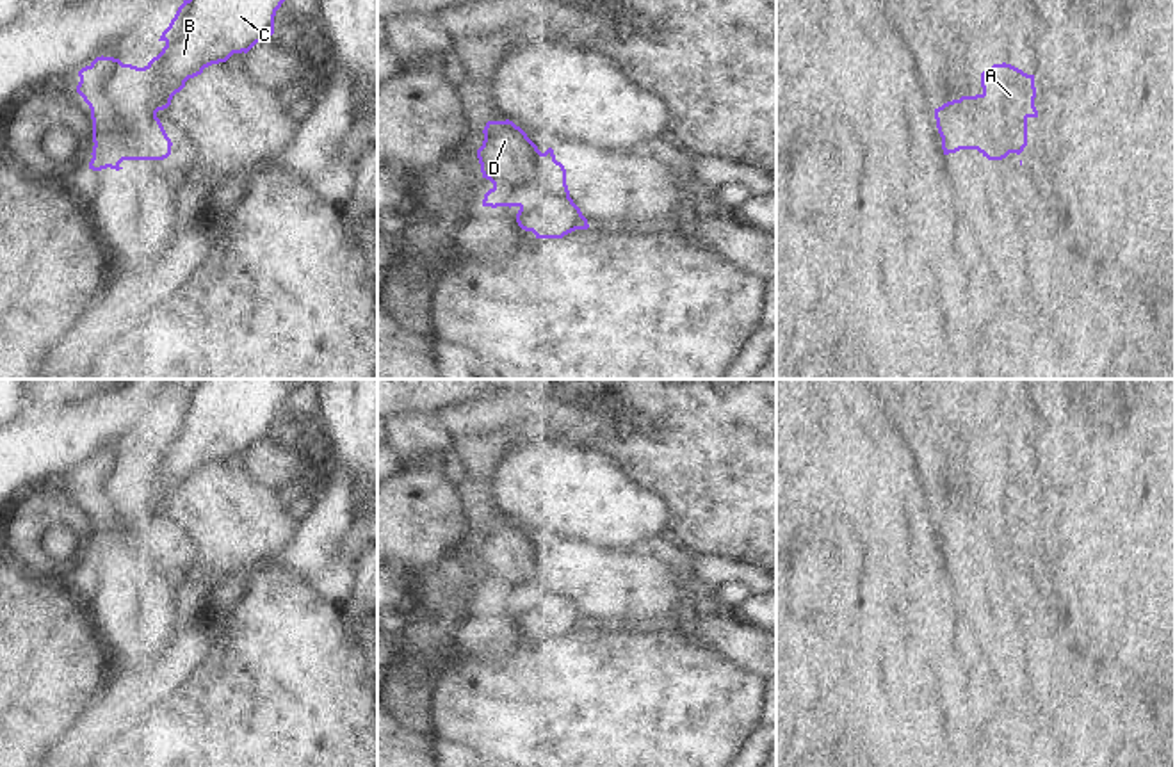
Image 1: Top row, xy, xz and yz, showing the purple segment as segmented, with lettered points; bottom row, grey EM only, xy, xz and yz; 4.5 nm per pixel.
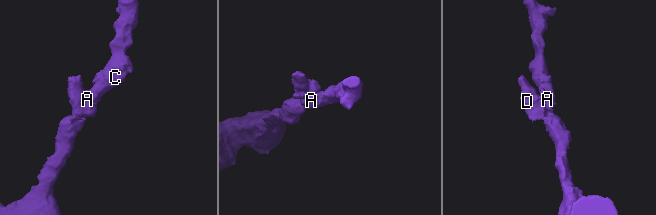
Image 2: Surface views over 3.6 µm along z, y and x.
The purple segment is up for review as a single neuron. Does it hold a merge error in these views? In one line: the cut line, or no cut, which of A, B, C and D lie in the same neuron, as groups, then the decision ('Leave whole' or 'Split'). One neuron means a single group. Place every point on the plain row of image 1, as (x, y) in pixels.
Split along xy (121, 463), (120, 481), (136, 500), (157, 509). Groups: A B C / D. Split.

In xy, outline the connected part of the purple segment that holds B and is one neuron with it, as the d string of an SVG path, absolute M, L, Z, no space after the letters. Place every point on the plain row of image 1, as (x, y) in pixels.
M205 379L162 431L162 450L144 466L123 463L123 486L142 505L167 507L189 477L272 434L276 409L296 386L294 379Z

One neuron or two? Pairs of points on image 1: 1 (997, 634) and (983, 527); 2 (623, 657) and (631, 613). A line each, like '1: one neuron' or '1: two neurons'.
1: one neuron
2: two neurons

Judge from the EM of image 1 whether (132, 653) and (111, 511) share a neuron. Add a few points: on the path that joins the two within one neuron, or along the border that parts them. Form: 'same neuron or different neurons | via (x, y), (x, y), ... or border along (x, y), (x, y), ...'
same neuron | via (132, 618), (130, 547)

